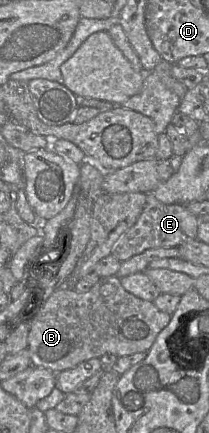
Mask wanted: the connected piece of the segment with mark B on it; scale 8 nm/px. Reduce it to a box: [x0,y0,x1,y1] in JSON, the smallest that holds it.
[28,276,171,373]

